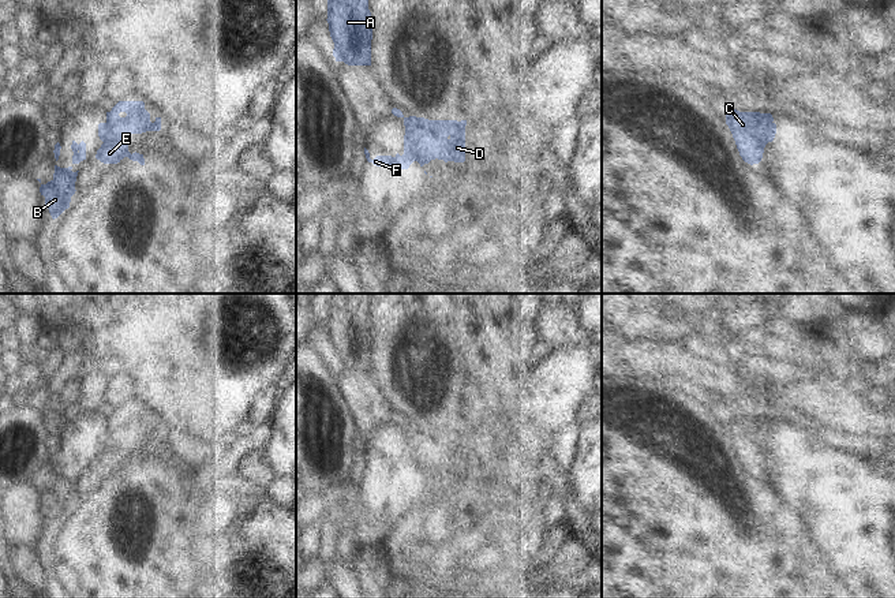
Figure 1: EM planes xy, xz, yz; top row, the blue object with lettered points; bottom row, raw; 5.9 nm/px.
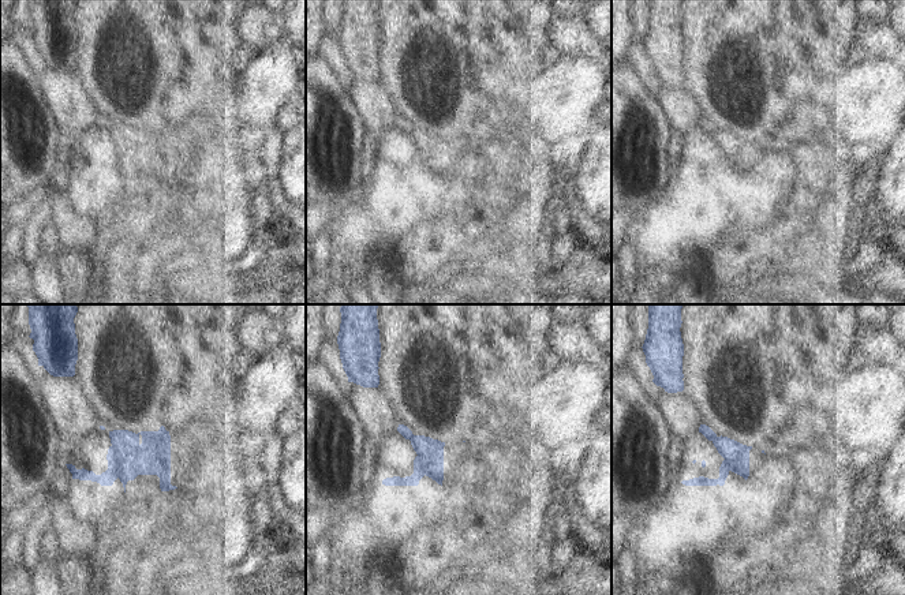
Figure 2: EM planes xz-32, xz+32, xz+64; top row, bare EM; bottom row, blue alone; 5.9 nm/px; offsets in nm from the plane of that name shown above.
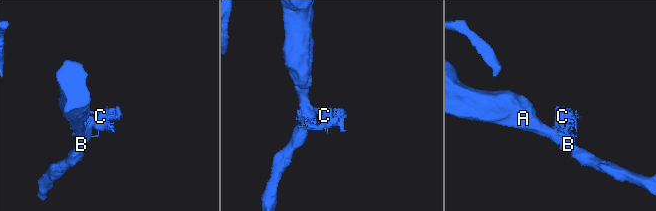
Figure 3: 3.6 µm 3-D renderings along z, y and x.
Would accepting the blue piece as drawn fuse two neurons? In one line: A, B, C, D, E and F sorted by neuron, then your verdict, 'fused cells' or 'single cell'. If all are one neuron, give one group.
A B F / C D E; fused cells

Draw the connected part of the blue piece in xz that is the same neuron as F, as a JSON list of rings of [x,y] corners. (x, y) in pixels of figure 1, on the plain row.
[[[405,437],[404,441],[404,460],[400,461],[398,459],[392,461],[377,461],[374,466],[370,464],[368,456],[364,453],[364,460],[368,468],[372,468],[377,472],[394,472],[396,475],[408,475],[409,471],[415,467],[411,442]]]

